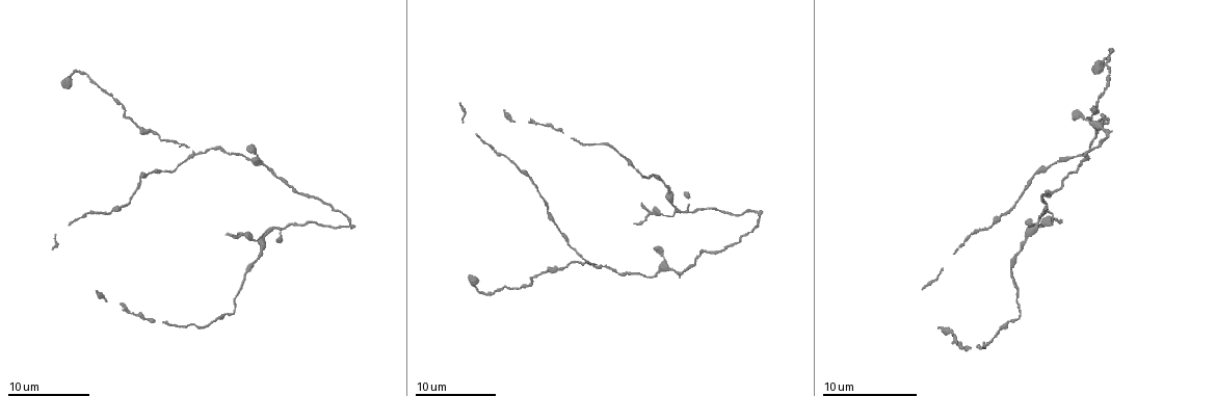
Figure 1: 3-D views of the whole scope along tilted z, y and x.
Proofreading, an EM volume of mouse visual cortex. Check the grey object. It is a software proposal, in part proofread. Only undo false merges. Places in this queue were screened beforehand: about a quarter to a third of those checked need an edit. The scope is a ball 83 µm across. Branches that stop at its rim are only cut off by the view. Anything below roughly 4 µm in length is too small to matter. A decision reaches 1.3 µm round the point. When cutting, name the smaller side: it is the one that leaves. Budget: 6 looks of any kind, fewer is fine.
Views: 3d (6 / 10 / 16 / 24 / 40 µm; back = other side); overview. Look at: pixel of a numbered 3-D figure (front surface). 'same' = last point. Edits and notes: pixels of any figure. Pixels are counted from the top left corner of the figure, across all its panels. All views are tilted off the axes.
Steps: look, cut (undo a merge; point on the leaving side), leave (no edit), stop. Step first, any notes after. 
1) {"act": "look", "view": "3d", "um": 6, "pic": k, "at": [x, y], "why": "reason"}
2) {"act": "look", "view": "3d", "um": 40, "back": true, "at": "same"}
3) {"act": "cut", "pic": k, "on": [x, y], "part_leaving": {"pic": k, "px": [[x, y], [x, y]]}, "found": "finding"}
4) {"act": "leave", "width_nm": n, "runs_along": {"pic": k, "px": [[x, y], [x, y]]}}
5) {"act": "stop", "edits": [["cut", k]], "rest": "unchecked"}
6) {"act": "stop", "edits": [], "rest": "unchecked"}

{"act": "look", "view": "3d", "um": 10, "pic": 1, "at": [674, 208], "why": "a fork"}

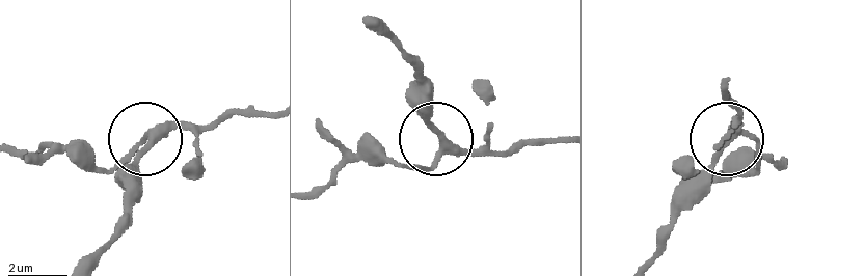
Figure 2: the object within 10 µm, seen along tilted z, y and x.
{"act": "look", "view": "3d", "um": 10, "back": true, "pic": 2, "at": [445, 141], "why": "other side"}

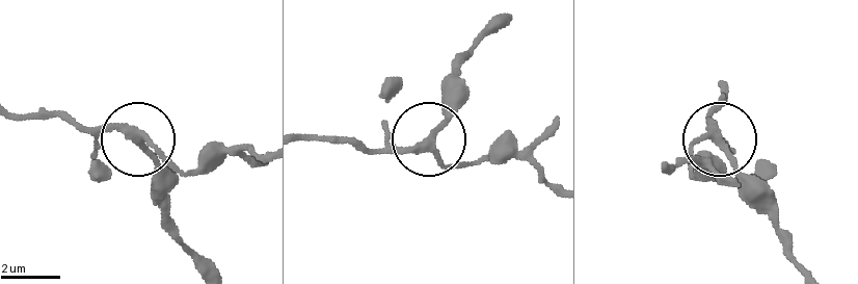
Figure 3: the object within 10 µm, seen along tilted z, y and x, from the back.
{"act": "leave", "side_arm_um": 7, "found": "all the same neuron"}

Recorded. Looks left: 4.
{"act": "look", "view": "3d", "um": 10, "pic": 1, "at": [191, 152], "why": "a fork"}

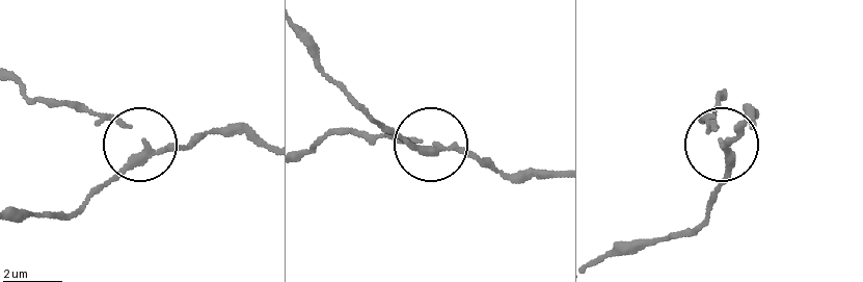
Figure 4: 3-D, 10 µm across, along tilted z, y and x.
{"act": "leave", "arms": 3, "runs_along": {"pic": 4, "px": [[267, 145], [215, 130], [156, 149], [84, 103]]}, "found": "continuous, no second neuron"}

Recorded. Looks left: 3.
{"act": "look", "view": "3d", "um": 6, "pic": 1, "at": [154, 133]}

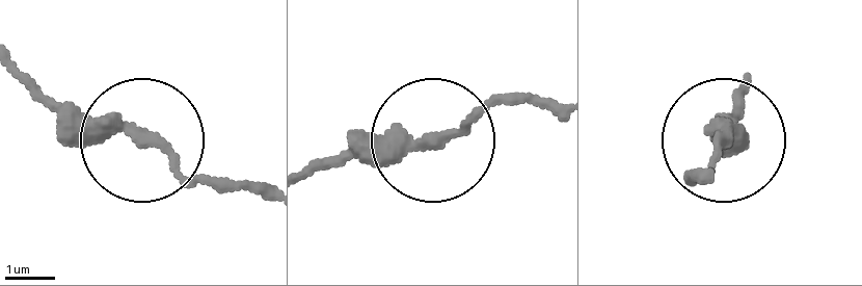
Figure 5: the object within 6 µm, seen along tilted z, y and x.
{"act": "look", "view": "3d", "um": 6, "back": true, "pic": 5, "at": [433, 139]}

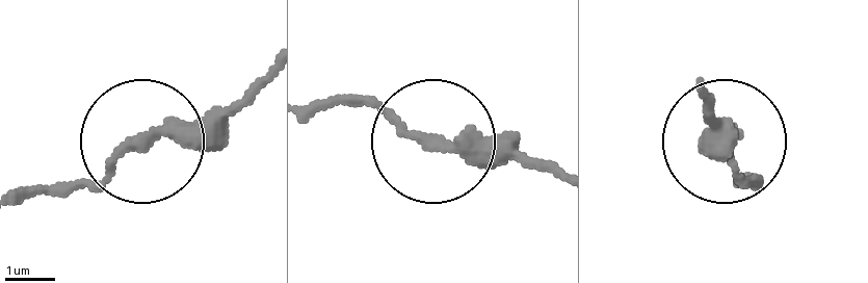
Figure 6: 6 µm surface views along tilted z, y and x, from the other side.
{"act": "leave", "runs_along": {"pic": 6, "px": [[315, 105], [377, 107], [427, 138], [502, 139], [535, 156]]}, "found": "continuous, no second neuron"}

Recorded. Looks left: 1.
{"act": "stop", "edits": [], "rest": "unchecked"}

